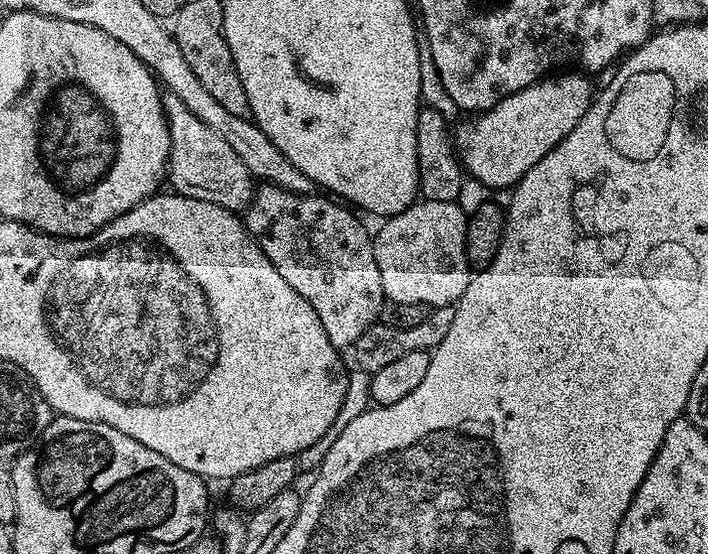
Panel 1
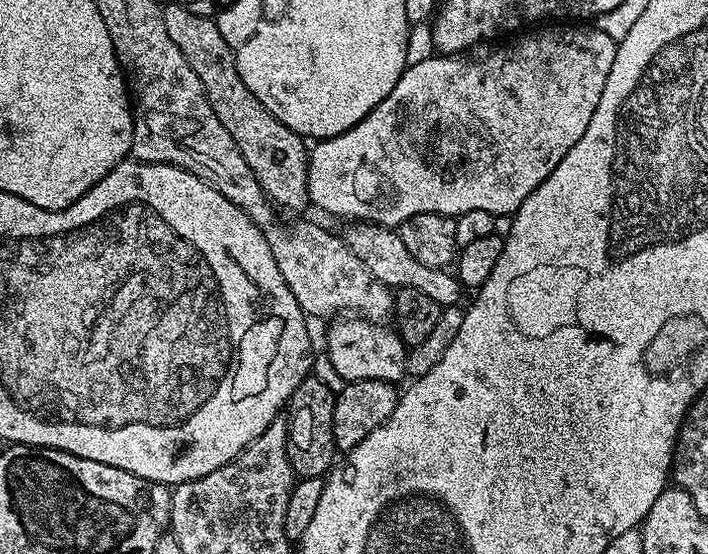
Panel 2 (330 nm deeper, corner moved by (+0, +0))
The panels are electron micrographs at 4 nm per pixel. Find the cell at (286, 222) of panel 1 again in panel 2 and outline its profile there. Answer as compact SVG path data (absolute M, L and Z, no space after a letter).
M340 318L332 323L336 322L337 324L332 324L328 328L326 355L328 361L334 366L334 370L338 370L338 374L342 374L342 378L346 382L350 380L377 380L387 384L396 384L400 382L400 379L405 379L408 371L408 348L395 330L383 323L363 318Z

